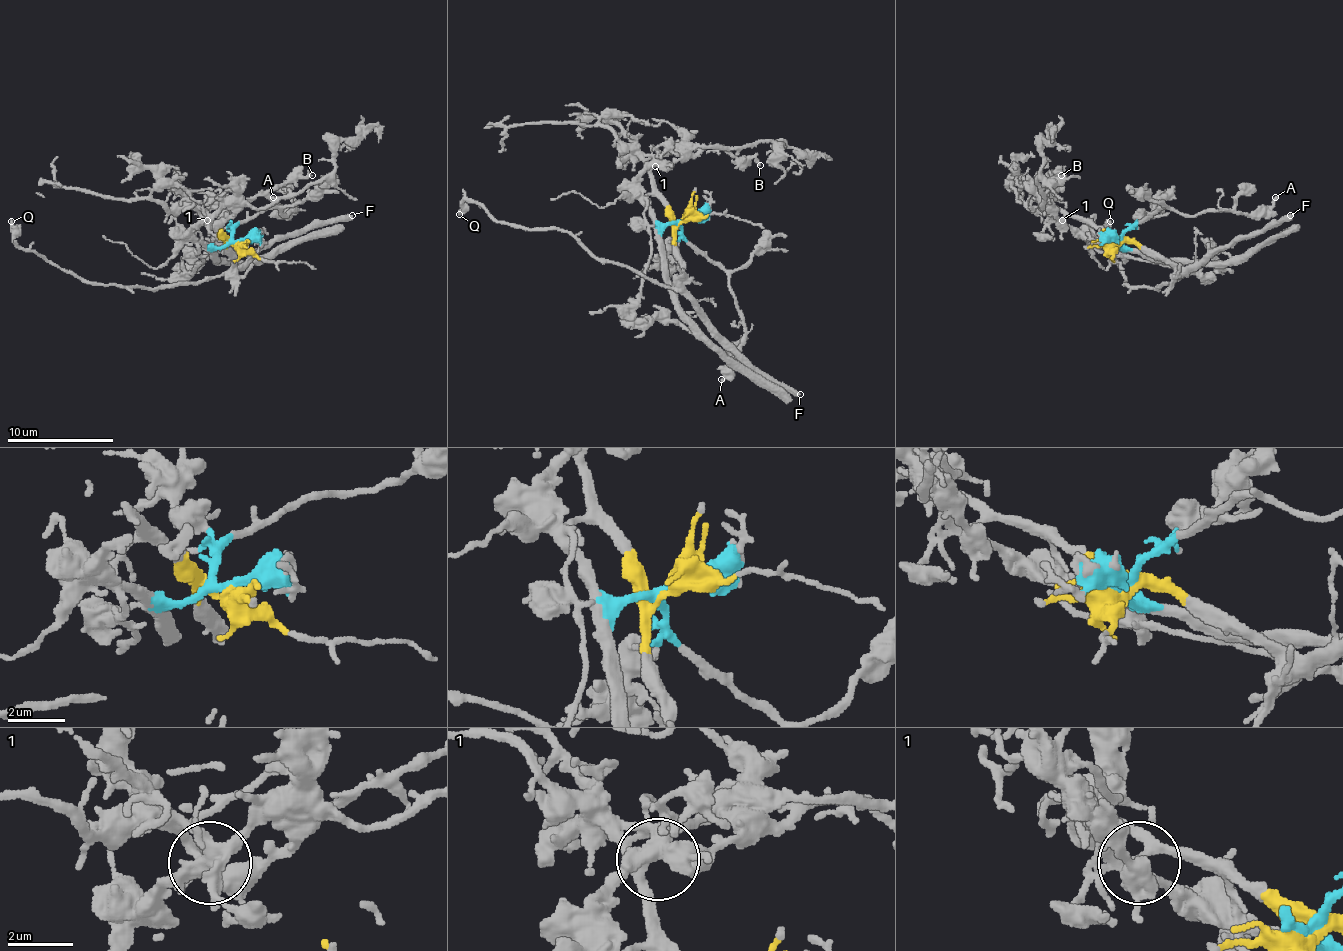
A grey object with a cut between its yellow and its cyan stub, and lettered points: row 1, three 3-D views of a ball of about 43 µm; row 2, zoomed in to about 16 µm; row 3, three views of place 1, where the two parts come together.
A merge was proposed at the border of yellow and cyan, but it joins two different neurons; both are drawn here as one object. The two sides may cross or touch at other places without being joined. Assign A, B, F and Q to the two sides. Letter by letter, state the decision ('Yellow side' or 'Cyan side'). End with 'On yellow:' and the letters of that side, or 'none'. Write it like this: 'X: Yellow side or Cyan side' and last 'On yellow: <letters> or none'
A: Cyan side
B: Yellow side
F: Yellow side
Q: Yellow side
On yellow: B, F, Q

